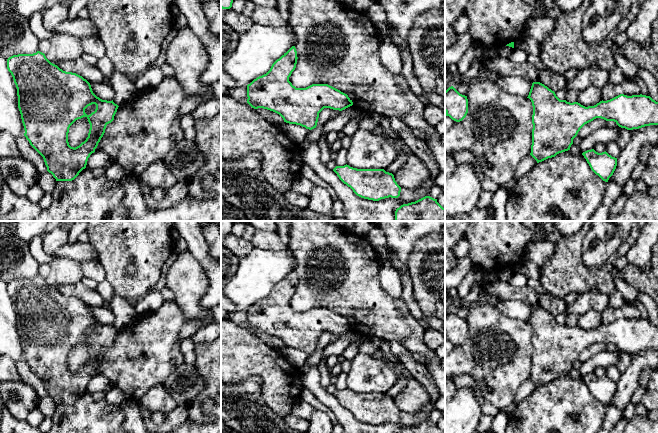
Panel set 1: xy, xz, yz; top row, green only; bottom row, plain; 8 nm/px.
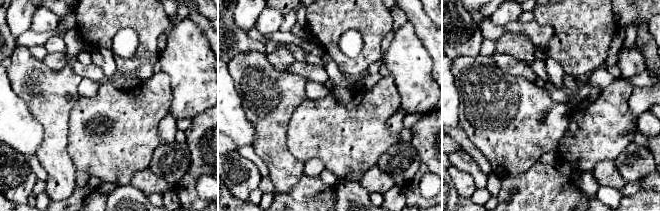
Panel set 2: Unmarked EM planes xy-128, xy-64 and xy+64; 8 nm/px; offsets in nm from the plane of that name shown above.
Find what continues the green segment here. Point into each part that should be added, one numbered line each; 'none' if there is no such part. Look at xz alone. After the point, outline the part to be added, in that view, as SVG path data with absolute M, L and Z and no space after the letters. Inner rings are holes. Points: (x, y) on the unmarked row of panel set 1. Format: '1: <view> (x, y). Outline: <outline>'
none

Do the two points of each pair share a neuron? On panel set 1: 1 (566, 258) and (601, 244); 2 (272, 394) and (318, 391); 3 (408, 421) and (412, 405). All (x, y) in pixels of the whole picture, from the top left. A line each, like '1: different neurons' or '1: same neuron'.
1: different neurons
2: different neurons
3: different neurons

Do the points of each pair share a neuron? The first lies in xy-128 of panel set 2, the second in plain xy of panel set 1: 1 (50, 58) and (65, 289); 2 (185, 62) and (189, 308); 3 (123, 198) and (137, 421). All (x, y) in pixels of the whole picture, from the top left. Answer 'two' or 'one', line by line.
1: two
2: one
3: one

